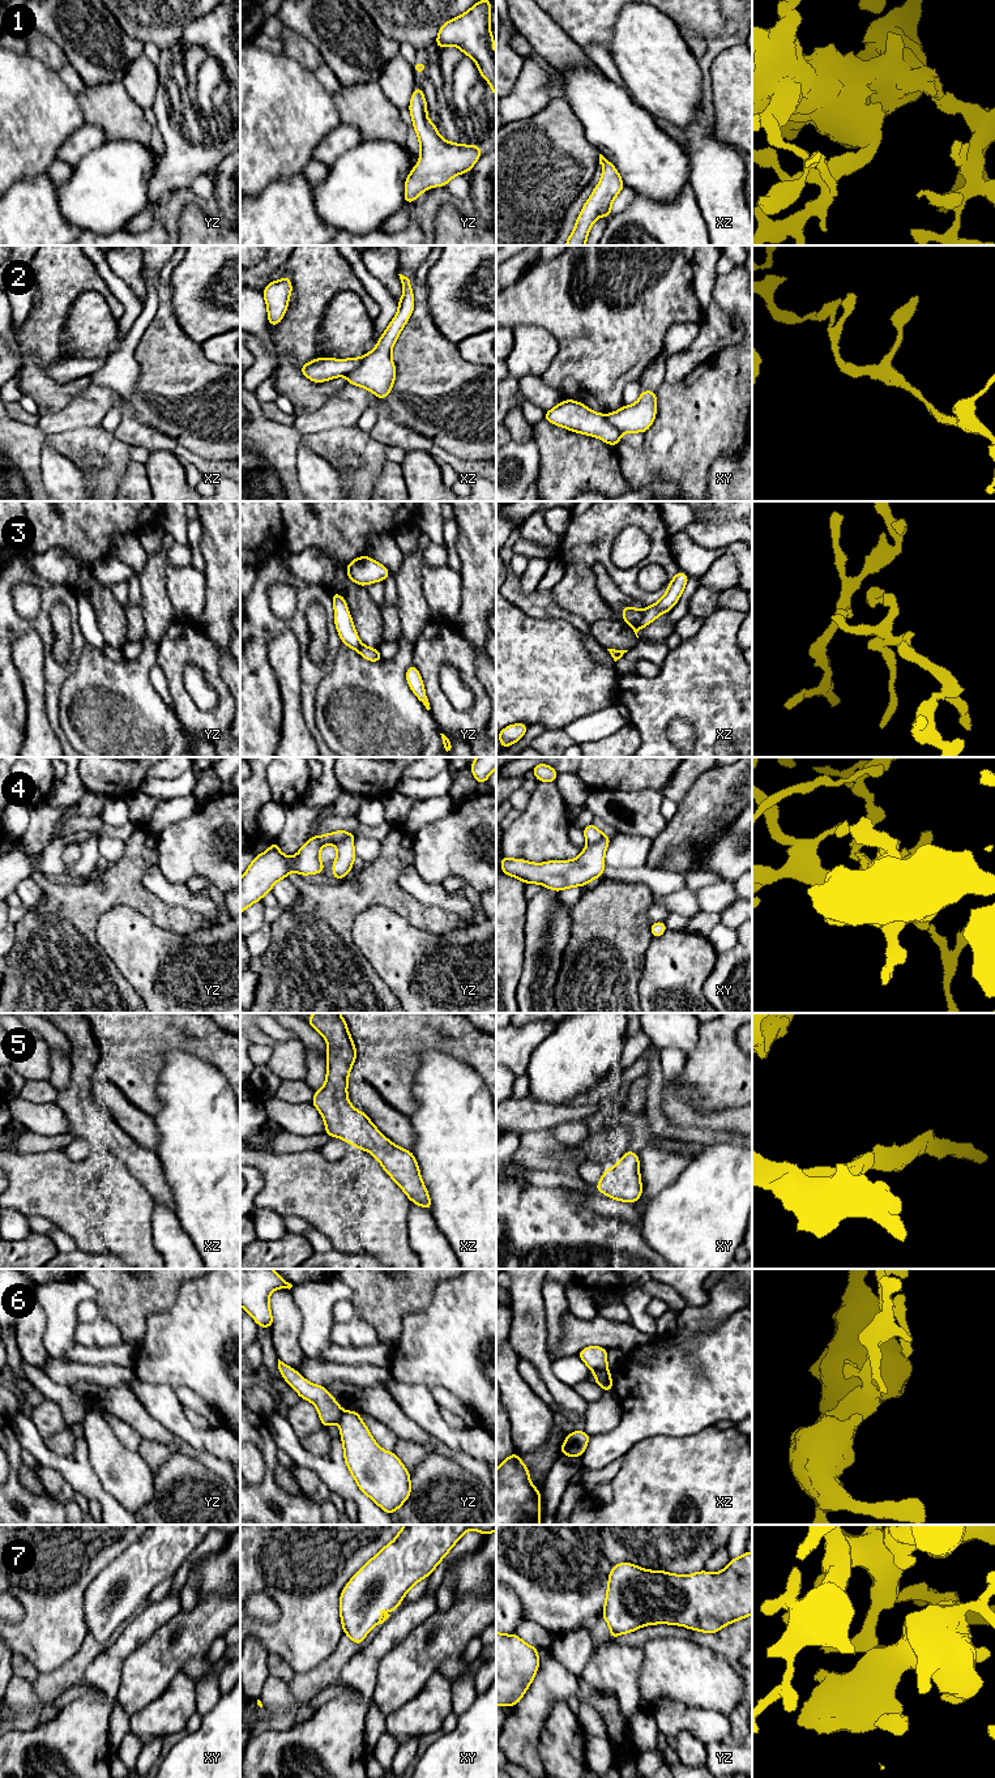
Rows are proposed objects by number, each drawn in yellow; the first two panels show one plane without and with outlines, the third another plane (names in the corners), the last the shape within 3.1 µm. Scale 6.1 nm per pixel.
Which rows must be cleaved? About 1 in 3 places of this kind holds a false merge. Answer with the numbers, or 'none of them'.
2, 3, 6

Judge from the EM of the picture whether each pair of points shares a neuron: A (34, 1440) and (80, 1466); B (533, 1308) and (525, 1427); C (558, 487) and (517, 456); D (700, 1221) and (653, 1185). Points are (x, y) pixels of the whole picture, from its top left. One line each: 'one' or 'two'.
A: one
B: two
C: two
D: two

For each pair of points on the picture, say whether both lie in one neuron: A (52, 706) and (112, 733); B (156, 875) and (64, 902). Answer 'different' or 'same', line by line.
A: different
B: different

